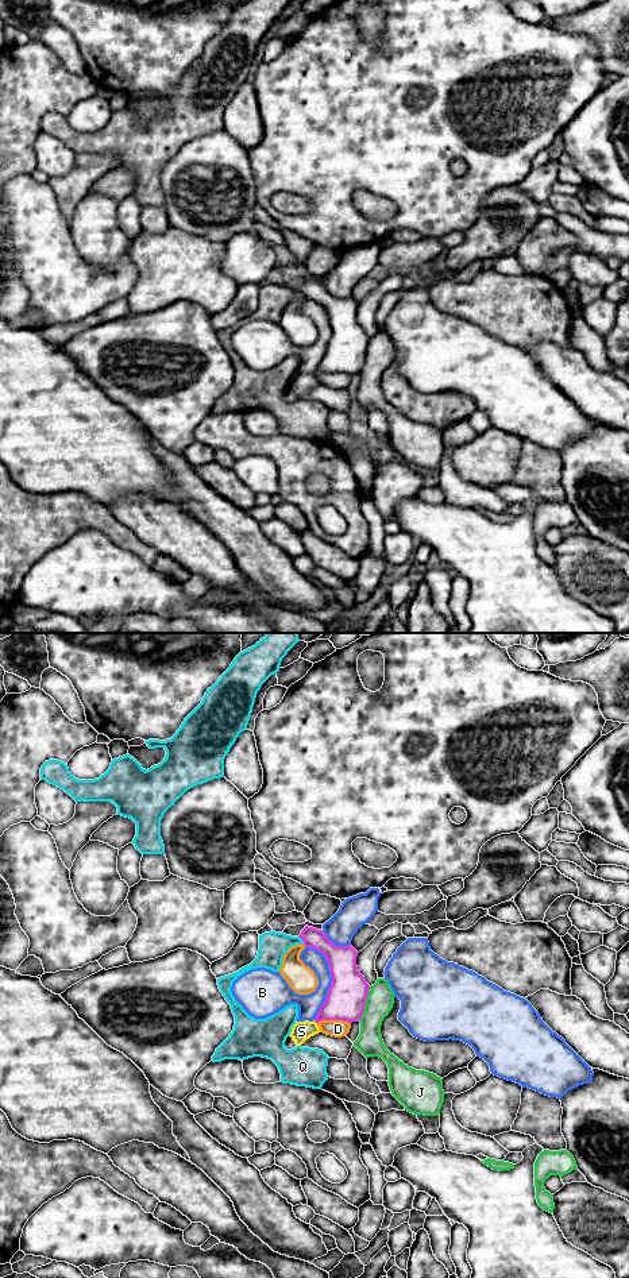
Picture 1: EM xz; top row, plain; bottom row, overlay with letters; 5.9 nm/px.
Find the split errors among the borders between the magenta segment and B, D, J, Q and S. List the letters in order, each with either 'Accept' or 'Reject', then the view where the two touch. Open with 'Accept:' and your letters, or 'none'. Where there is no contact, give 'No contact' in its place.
Accept: none
B: Reject. Touches magenta in xz
D: Reject. Touches magenta in xz
J: Reject. Touches magenta in xz
Q: Reject. Touches magenta in xz
S: Reject. No contact

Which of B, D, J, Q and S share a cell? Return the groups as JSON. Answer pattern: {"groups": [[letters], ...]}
{"groups": [["B"], ["D"], ["J"], ["Q"], ["S"]]}

